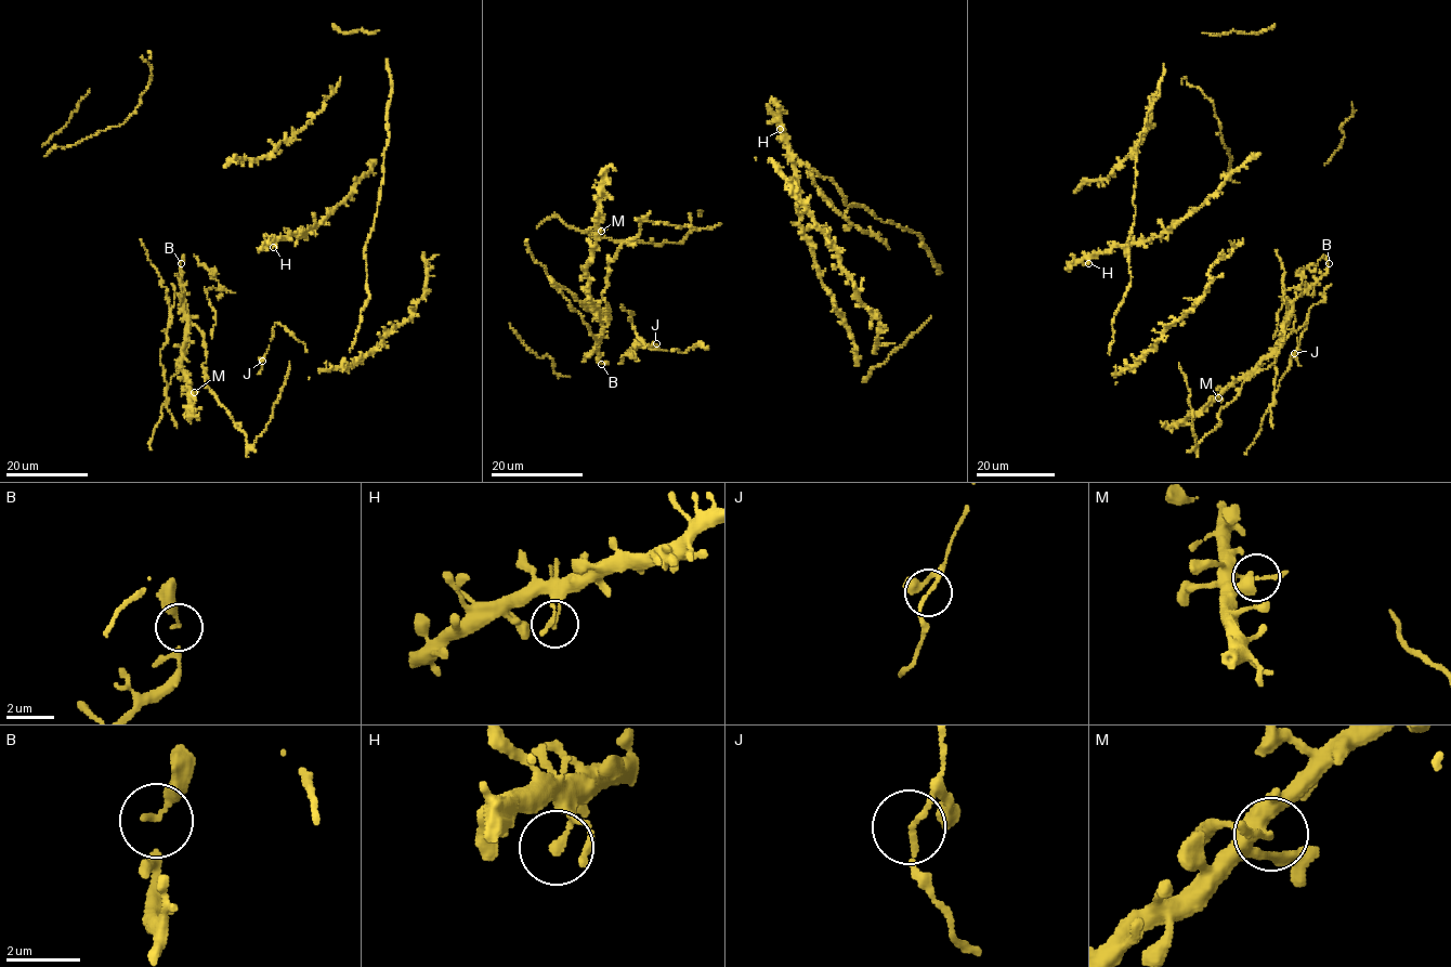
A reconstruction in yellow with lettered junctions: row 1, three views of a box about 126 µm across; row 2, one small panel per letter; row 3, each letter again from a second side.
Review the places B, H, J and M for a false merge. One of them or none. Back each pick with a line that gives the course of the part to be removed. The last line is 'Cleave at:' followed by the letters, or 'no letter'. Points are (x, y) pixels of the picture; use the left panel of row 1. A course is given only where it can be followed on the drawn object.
Cleave at: B

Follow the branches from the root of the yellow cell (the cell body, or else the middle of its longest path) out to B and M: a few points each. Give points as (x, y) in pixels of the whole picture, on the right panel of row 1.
B: (1188, 389), (1197, 446), (1241, 384), (1272, 365), (1285, 337), (1306, 323), (1276, 391), (1285, 303), (1329, 263)
M: (1188, 389), (1197, 446), (1241, 384), (1306, 323), (1276, 391), (1289, 301), (1281, 341), (1218, 397)

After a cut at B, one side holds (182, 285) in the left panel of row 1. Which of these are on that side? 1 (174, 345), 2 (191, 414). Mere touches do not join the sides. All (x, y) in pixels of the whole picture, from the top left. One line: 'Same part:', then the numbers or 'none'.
Same part: 1, 2

